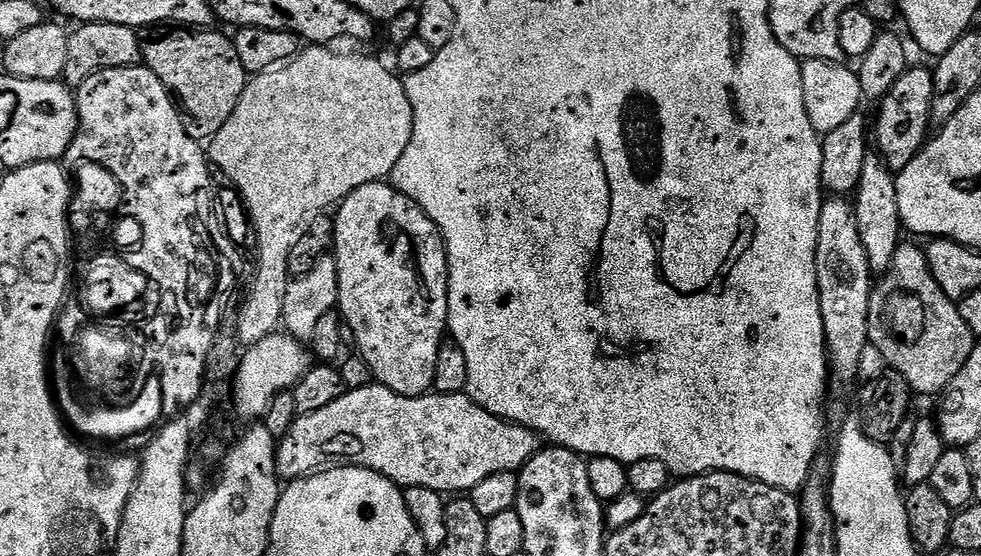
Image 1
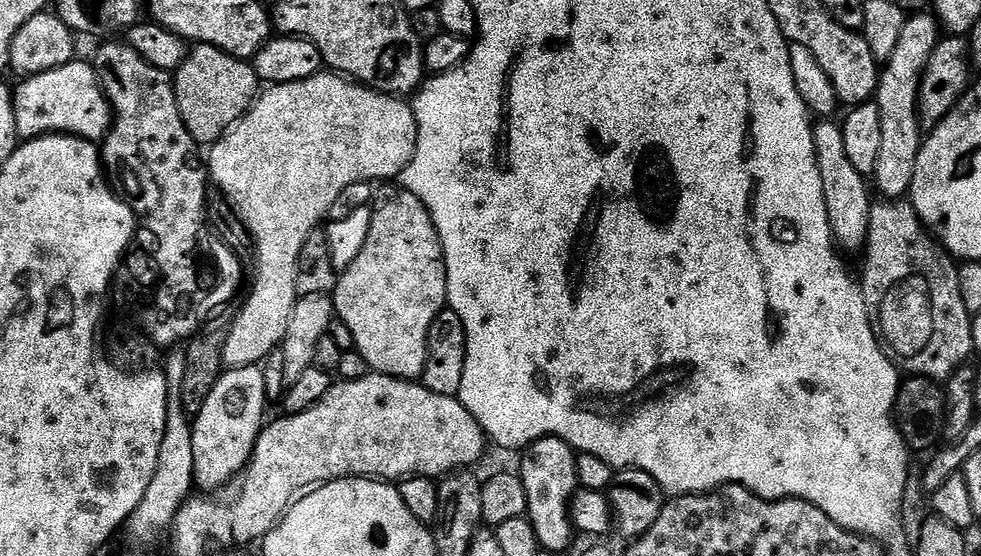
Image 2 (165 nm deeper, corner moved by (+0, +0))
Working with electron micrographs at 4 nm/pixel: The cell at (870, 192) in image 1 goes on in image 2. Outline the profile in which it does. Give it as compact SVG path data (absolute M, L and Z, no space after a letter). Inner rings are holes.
M912 14L898 37L894 54L883 65L880 85L876 87L874 102L882 114L882 150L878 152L878 166L874 173L874 188L884 198L900 198L911 189L914 166L922 143L920 126L920 83L934 46L942 39L942 28L935 15Z

